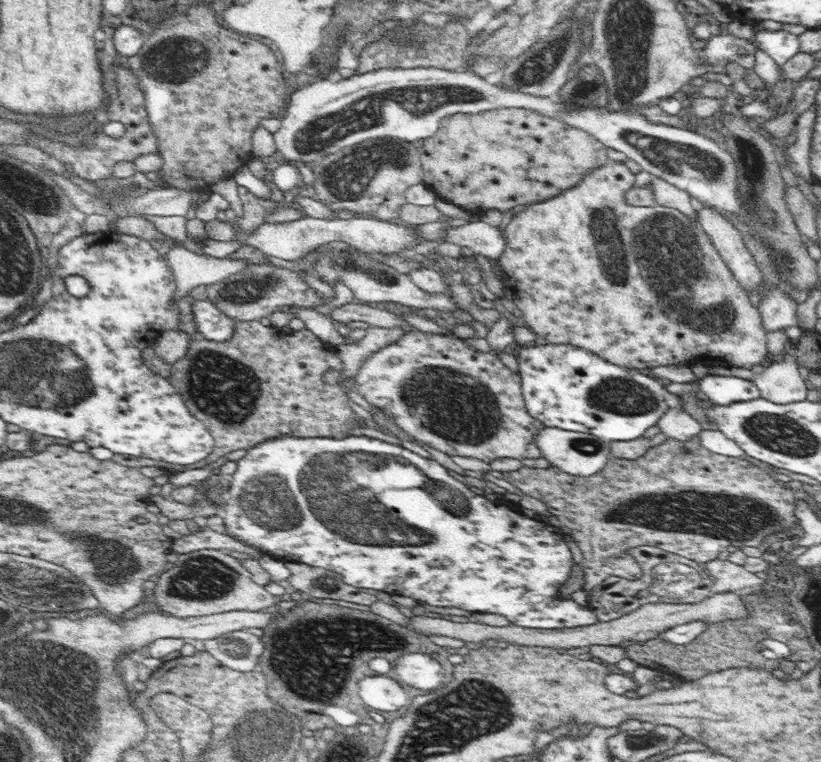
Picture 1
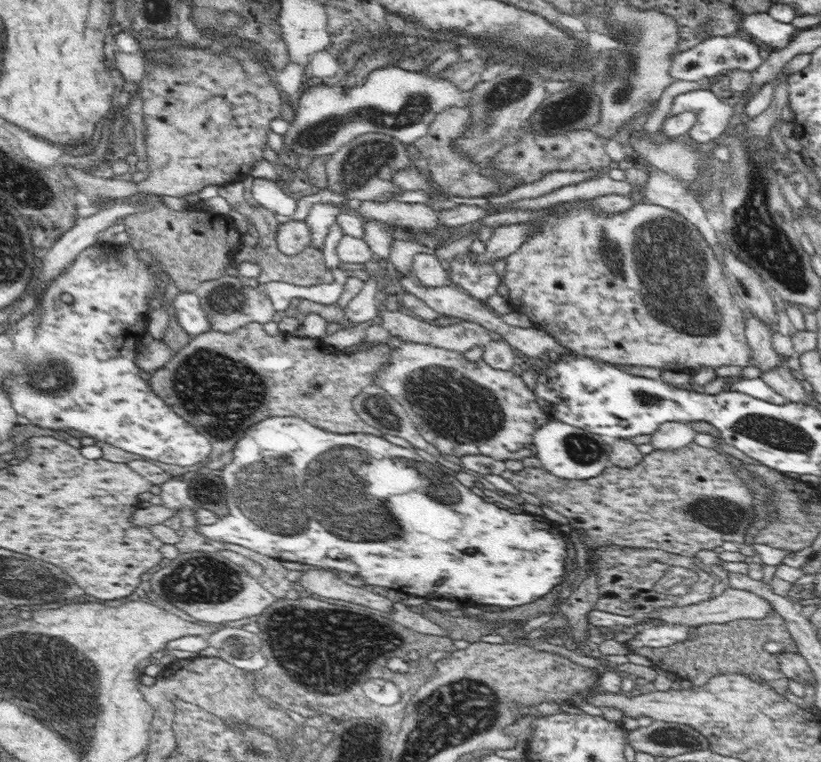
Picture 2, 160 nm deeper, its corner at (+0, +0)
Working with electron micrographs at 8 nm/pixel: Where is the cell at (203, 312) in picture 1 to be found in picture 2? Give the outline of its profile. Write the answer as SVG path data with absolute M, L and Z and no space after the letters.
M185 292L174 296L170 306L176 312L176 318L178 318L180 326L190 336L211 330L206 313L195 292Z

